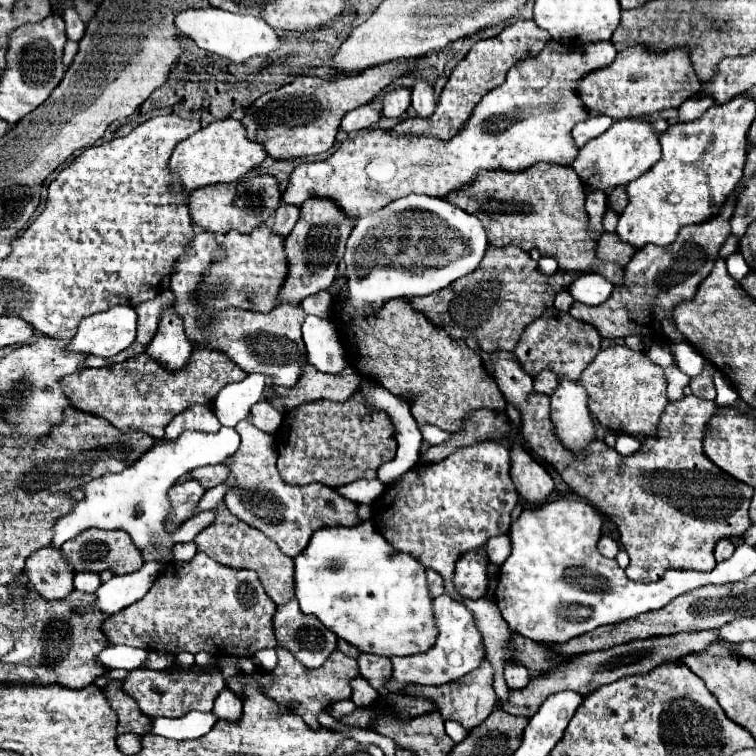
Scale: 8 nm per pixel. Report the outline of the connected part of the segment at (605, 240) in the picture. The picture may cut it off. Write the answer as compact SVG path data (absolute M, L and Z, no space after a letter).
M603 233L599 239L597 255L605 261L615 261L617 265L625 267L631 261L633 253L635 249L631 249L631 245L625 245L615 233Z

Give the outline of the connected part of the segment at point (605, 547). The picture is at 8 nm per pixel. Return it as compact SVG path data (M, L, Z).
M603 535L603 537L599 539L597 549L599 549L599 553L601 553L601 555L605 555L605 557L611 557L611 559L613 559L613 557L617 555L617 551L619 551L619 545L617 545L611 537L605 537L605 535Z

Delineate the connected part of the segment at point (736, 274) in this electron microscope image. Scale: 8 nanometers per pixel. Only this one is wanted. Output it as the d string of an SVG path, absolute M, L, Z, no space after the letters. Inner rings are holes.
M735 251L733 255L727 257L727 271L729 271L729 275L731 275L733 279L737 279L737 281L741 281L741 279L749 273L749 267L747 267L747 263L745 263L745 259L741 257L739 251Z

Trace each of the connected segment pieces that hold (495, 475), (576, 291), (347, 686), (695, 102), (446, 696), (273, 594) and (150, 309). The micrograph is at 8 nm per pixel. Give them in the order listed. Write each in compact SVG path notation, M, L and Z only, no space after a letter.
M479 441L453 451L439 463L417 465L401 481L387 487L387 495L373 505L373 509L383 515L383 519L373 519L373 523L385 541L389 541L395 551L411 555L423 567L435 569L445 579L445 593L473 613L485 647L491 647L491 641L499 643L499 639L509 633L509 625L505 625L493 598L463 599L453 585L453 571L461 555L479 551L493 535L509 531L509 515L519 501L509 469L511 459L505 445Z
M581 273L571 285L569 293L575 301L585 305L601 305L613 293L613 285L599 273Z
M275 647L277 651L277 667L273 671L265 671L265 669L257 669L253 675L247 675L247 673L237 673L237 675L231 675L227 681L225 681L225 687L231 689L237 697L245 697L245 679L251 679L259 685L259 689L277 703L279 707L279 713L295 713L299 715L311 729L317 729L319 727L319 713L327 711L333 703L341 701L341 699L351 699L351 681L359 675L359 665L355 659L347 657L345 653L341 653L339 649L335 649L329 659L317 667L317 669L309 669L301 663L295 661L295 657L285 649L285 647Z
M695 95L695 97L687 99L687 101L679 107L677 123L689 123L689 121L695 121L695 119L701 117L711 105L713 105L713 99L711 99L711 97Z
M483 657L481 665L477 669L473 669L471 673L463 675L457 681L443 683L443 685L405 685L401 689L401 695L429 699L437 707L437 711L441 713L443 719L459 721L461 725L465 725L465 729L471 731L473 727L483 723L489 717L489 713L497 707L497 695L495 695L495 687L493 687L493 665L487 657Z
M223 505L217 507L215 521L195 537L195 543L197 543L199 551L207 553L209 557L213 557L215 561L219 561L223 565L257 571L267 595L277 605L283 605L283 603L287 603L295 597L295 565L293 565L293 559L289 559L285 553L281 553L281 549L269 537L265 537L259 529L255 529L249 523L231 515Z
M161 291L157 293L155 299L145 301L135 307L137 311L137 341L147 347L147 343L153 339L153 333L157 331L159 325L159 315L163 309L167 309L173 303L173 293Z

